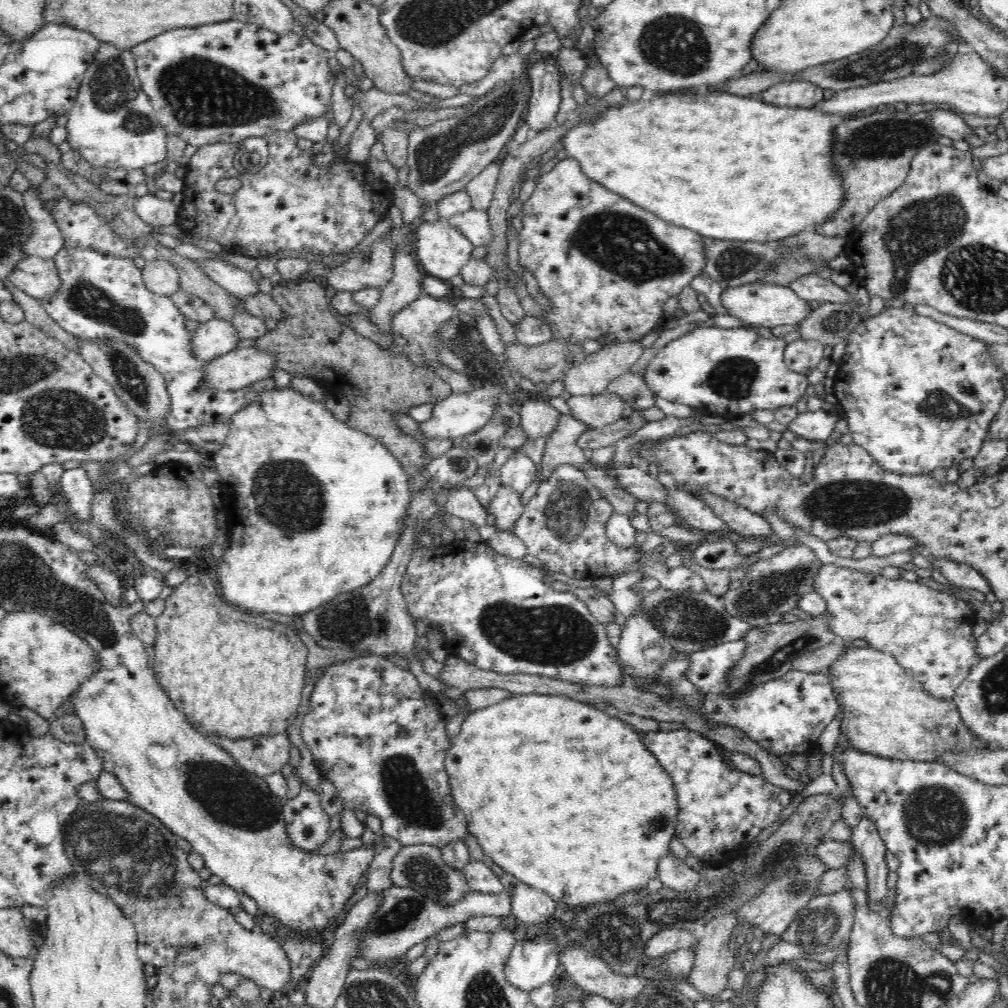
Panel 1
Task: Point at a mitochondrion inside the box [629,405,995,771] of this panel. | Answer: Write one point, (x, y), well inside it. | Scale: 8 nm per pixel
(848, 504)

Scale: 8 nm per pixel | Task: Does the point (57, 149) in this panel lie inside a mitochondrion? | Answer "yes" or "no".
no

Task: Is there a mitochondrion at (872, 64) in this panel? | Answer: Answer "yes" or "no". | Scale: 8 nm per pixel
yes

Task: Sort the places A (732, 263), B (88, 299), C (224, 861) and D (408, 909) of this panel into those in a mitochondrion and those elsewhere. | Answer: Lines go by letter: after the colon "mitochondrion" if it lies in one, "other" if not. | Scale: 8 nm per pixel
A: mitochondrion
B: mitochondrion
C: other
D: mitochondrion

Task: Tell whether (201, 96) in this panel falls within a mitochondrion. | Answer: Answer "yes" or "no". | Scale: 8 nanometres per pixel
yes

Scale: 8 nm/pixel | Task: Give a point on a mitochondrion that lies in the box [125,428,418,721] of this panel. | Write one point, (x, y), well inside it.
(287, 496)

